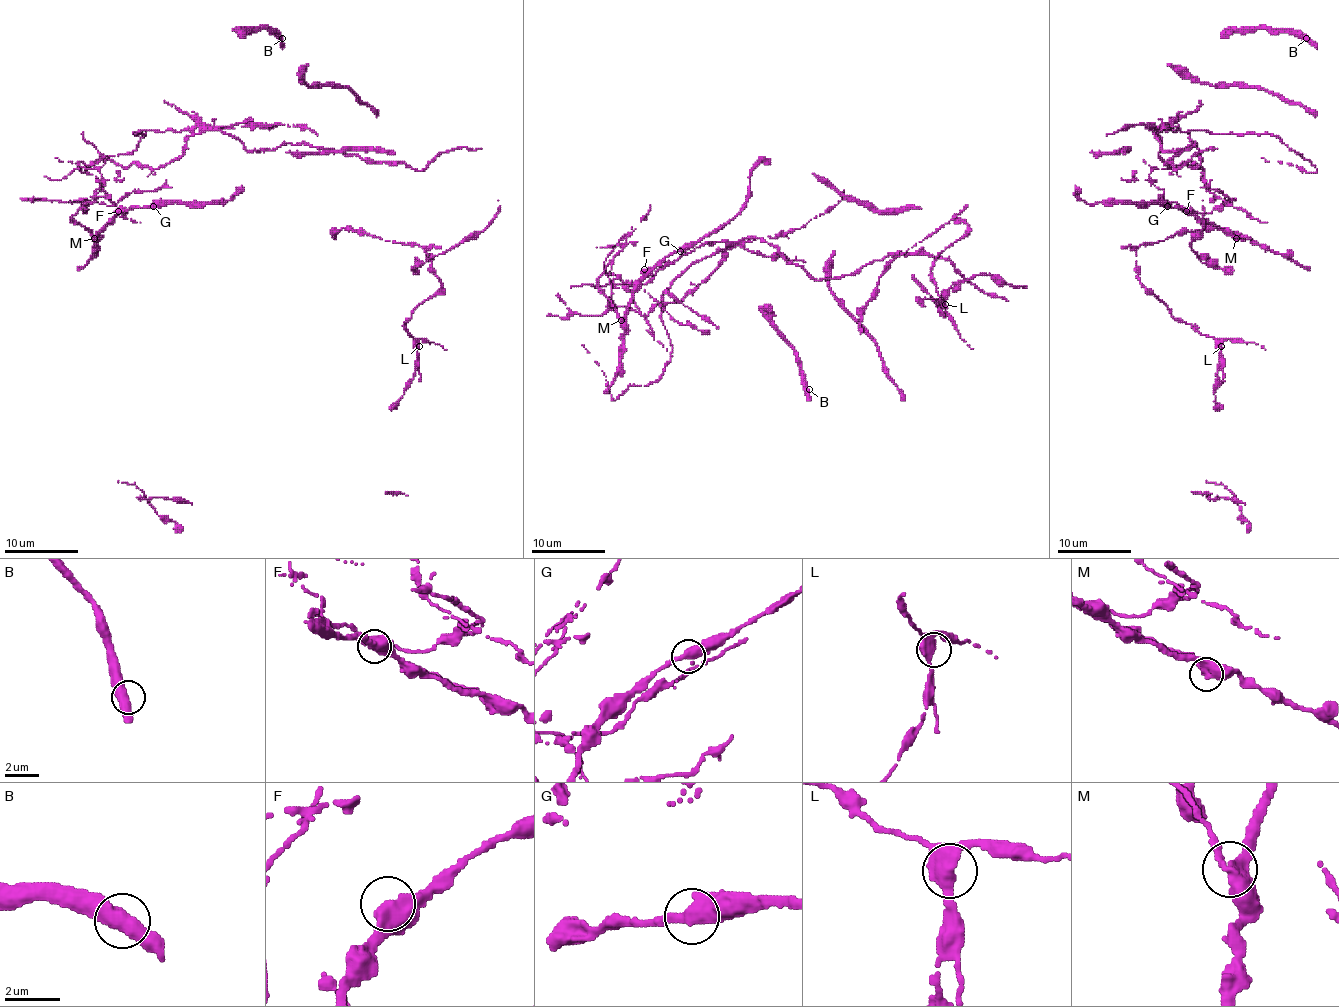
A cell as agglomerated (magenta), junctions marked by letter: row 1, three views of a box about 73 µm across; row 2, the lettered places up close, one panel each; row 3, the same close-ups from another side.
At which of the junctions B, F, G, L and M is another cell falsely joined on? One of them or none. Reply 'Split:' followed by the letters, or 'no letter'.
Split: M

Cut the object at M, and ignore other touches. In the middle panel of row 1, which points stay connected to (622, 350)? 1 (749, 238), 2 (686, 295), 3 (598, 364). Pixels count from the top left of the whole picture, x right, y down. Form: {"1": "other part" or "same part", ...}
{"1": "other part", "2": "other part", "3": "other part"}

